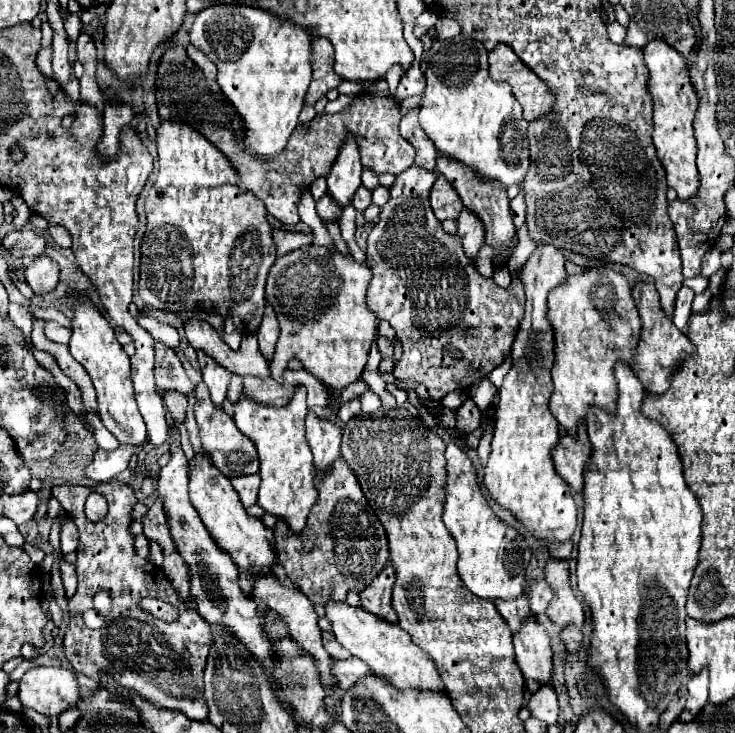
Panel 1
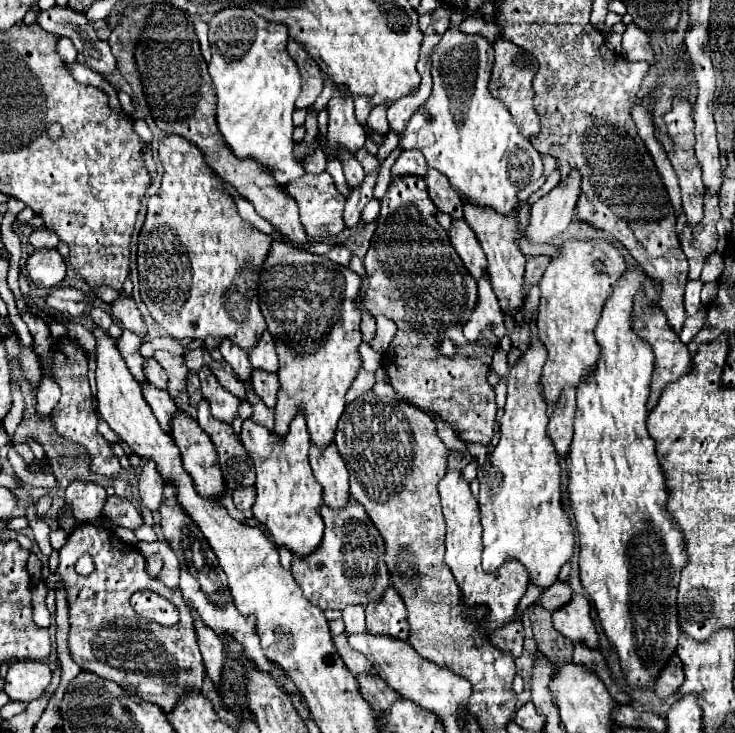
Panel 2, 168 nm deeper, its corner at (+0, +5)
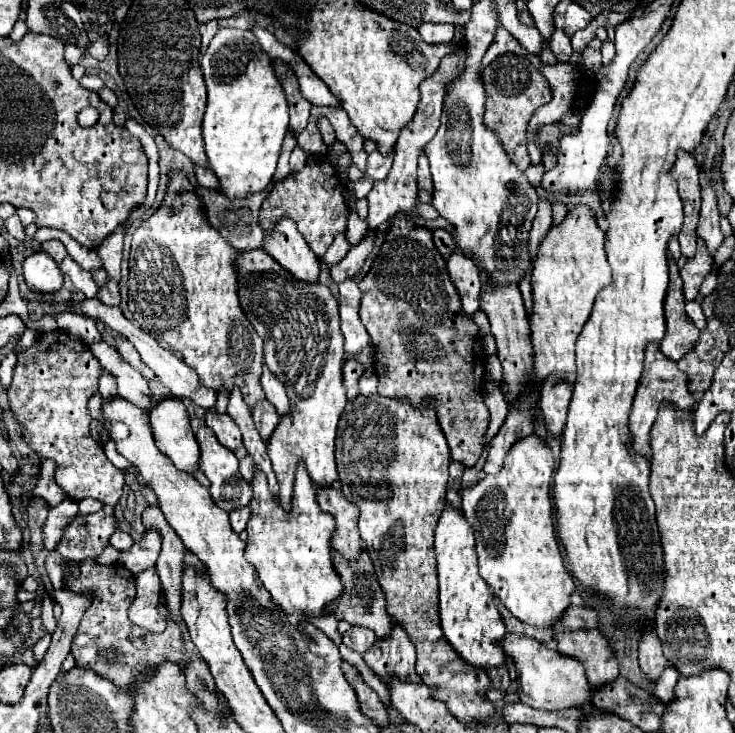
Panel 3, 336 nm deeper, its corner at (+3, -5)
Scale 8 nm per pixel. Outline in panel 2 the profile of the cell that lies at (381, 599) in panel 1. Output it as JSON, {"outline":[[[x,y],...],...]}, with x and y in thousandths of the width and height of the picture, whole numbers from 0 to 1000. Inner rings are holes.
{"outline":[[[533,799],[522,805],[517,821],[501,824],[498,854],[509,868],[539,868],[539,873],[555,876],[555,835]]]}

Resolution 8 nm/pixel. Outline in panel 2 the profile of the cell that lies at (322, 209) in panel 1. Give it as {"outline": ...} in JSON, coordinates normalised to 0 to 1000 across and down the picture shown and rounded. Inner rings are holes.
{"outline":[[[446,235],[438,237],[414,237],[408,246],[400,246],[397,251],[386,251],[384,254],[386,262],[392,262],[403,278],[408,281],[408,300],[411,308],[416,311],[419,322],[424,327],[441,327],[446,322],[457,322],[468,314],[468,303],[465,303],[465,289],[468,289],[468,278],[471,270],[457,259],[454,246]]]}

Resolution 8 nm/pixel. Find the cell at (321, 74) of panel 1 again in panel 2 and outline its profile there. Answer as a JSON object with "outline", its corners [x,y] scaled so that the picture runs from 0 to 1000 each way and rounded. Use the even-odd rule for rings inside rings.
{"outline":[[[392,55],[389,65],[392,65],[392,74],[403,85],[403,90],[408,95],[408,104],[411,104],[411,126],[408,126],[408,131],[403,136],[403,147],[419,147],[441,120],[438,98],[430,90],[427,79],[405,57]]]}

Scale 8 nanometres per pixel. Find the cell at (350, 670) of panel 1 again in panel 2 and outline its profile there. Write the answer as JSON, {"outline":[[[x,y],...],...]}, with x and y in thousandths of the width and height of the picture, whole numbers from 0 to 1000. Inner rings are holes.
{"outline":[[[487,922],[487,933],[490,933],[490,944],[493,950],[514,969],[514,971],[528,971],[528,966],[533,966],[533,960],[539,955],[544,955],[544,947],[536,944],[533,939],[528,939],[525,930],[520,930],[520,925],[514,922]]]}

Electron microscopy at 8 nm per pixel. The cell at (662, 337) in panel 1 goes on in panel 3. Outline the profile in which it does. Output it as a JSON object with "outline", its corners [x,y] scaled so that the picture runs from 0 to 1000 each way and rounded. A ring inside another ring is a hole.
{"outline":[[[883,467],[883,472],[878,475],[878,505],[864,538],[864,548],[861,548],[861,559],[856,568],[856,587],[861,592],[861,611],[869,619],[883,619],[883,587],[891,576],[894,568],[894,557],[899,551],[899,546],[910,546],[924,557],[940,557],[946,551],[943,538],[935,529],[935,510],[927,508],[921,502],[921,494],[907,488],[899,477],[894,467]]]}

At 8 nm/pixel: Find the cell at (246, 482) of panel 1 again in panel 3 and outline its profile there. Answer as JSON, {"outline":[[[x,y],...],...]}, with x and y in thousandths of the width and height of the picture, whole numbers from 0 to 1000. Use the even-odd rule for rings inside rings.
{"outline":[[[331,690],[331,693],[322,693],[322,696],[314,696],[312,698],[312,707],[314,707],[314,720],[328,729],[333,723],[333,715],[341,704],[341,693],[339,690]]]}

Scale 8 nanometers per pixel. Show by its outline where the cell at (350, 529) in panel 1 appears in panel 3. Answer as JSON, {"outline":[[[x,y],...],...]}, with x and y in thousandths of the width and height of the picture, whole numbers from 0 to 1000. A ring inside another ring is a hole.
{"outline":[[[453,750],[453,772],[459,778],[459,786],[464,789],[464,797],[467,797],[467,810],[448,821],[442,827],[445,838],[456,840],[459,846],[469,846],[480,854],[494,854],[494,857],[505,857],[516,870],[524,870],[529,868],[532,862],[532,840],[527,838],[524,832],[524,808],[513,791],[513,783],[510,783],[510,775],[507,775],[507,764],[502,761],[499,750],[491,750],[488,759],[483,764],[472,764],[467,761],[464,753]]]}

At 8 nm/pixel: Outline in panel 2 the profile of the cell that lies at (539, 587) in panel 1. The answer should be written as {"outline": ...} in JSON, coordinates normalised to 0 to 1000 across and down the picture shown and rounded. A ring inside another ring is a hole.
{"outline":[[[756,794],[756,797],[748,799],[743,808],[737,808],[735,824],[737,824],[743,832],[754,835],[754,832],[770,827],[770,824],[778,819],[778,813],[781,813],[781,805],[776,802],[776,797],[770,797],[770,794]]]}

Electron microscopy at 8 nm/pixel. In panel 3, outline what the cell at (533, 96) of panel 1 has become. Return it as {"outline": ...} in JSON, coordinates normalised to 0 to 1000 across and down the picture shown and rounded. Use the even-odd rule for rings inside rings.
{"outline":[[[684,74],[673,79],[660,95],[657,95],[657,112],[663,126],[663,150],[660,150],[660,169],[668,177],[676,177],[687,205],[695,210],[698,221],[714,232],[722,225],[722,217],[717,205],[717,169],[725,158],[725,153],[744,142],[750,136],[750,120],[744,106],[722,90],[722,85],[712,76],[701,74]]]}

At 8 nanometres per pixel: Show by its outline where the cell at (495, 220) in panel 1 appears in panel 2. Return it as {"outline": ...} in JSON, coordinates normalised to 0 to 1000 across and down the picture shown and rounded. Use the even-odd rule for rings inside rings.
{"outline":[[[631,276],[631,300],[645,314],[661,352],[664,352],[664,379],[669,387],[669,396],[680,412],[680,420],[686,428],[702,428],[713,417],[713,363],[716,352],[707,344],[707,338],[699,333],[699,319],[705,314],[705,300],[686,297],[675,292],[667,284],[653,284]]]}

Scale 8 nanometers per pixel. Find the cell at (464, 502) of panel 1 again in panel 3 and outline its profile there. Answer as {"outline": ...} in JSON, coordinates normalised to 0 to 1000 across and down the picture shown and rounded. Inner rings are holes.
{"outline":[[[605,688],[595,720],[592,720],[592,756],[597,780],[597,838],[600,857],[608,876],[649,911],[682,909],[687,906],[684,884],[679,873],[690,865],[682,838],[671,821],[671,810],[660,791],[649,783],[649,753],[646,731],[641,718],[633,712],[627,693]]]}

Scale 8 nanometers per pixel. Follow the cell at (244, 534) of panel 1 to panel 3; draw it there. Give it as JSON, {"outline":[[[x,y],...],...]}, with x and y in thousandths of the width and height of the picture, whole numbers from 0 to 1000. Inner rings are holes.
{"outline":[[[238,543],[216,548],[214,559],[203,562],[203,576],[214,611],[222,614],[246,644],[263,649],[271,641],[273,617],[249,548]]]}

